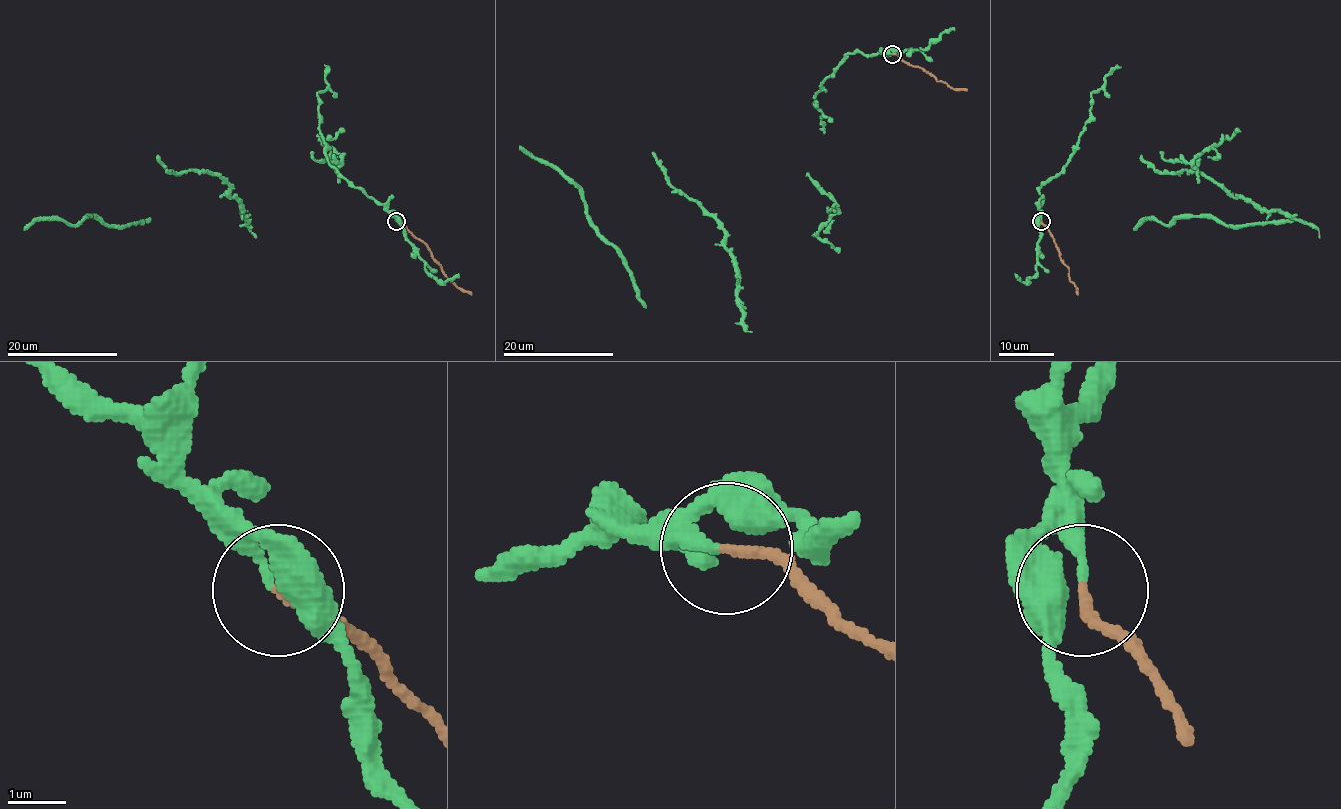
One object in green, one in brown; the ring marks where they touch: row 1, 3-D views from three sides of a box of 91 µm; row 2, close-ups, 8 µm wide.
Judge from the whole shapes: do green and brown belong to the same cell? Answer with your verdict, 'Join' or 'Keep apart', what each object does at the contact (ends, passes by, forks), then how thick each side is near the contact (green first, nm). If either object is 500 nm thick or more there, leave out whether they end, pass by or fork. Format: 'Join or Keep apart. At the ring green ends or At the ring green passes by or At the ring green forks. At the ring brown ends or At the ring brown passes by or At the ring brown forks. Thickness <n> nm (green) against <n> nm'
Keep apart. At the ring green ends. At the ring brown ends. Thickness 180 nm (green) against 160 nm

